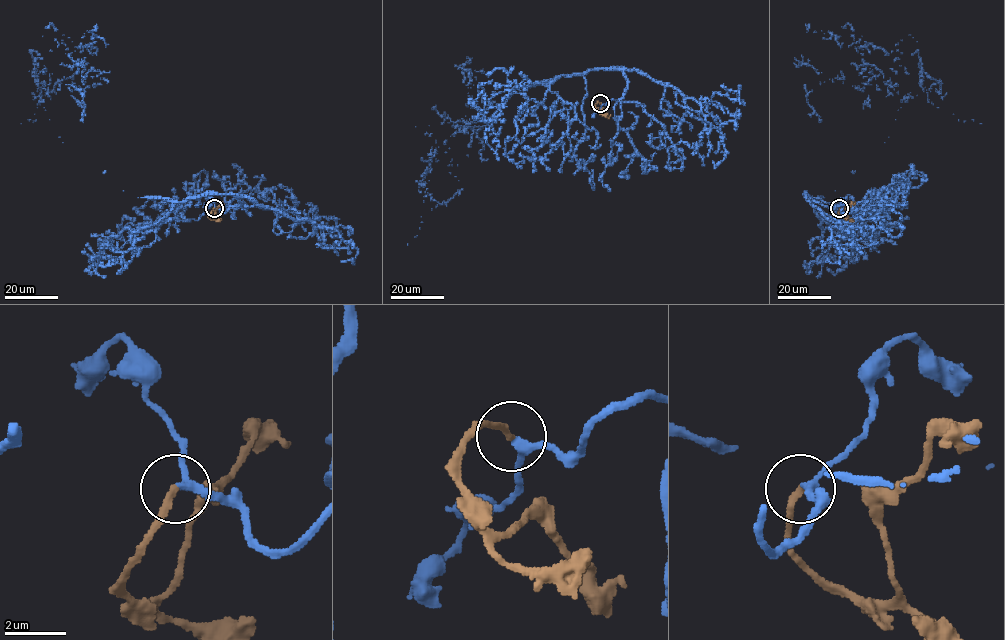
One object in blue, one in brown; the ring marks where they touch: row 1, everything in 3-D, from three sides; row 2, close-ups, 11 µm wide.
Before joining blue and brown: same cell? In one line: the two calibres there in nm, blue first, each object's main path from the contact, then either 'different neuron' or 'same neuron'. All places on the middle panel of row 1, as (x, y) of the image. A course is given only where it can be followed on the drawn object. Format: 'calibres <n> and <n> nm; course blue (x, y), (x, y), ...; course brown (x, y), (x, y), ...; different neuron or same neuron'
calibres 240 and 220 nm; course blue (601, 103), (622, 96), (619, 70), (541, 80), (467, 123), (479, 127), (457, 125), (478, 117), (483, 69); course brown (601, 103), (596, 105), (599, 111), (603, 110), (609, 119); same neuron

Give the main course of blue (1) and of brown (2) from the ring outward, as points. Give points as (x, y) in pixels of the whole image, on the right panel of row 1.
1: (839, 208), (805, 193), (823, 198), (855, 171), (863, 60), (851, 35), (824, 38), (806, 24)
2: (839, 208), (838, 213), (847, 218), (847, 209), (855, 202)

